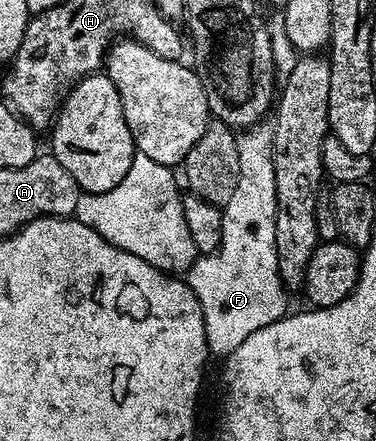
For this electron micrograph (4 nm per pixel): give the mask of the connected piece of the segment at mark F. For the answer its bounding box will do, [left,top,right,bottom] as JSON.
[186,122,289,358]

